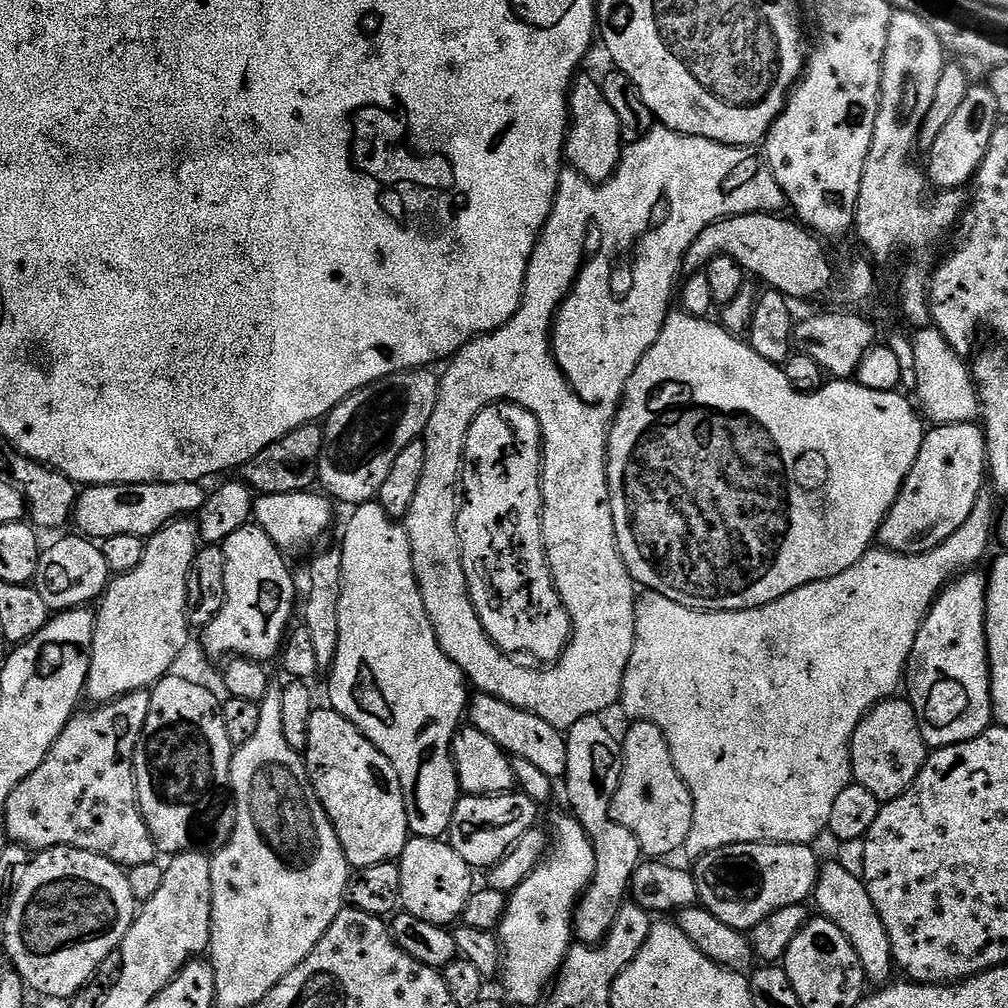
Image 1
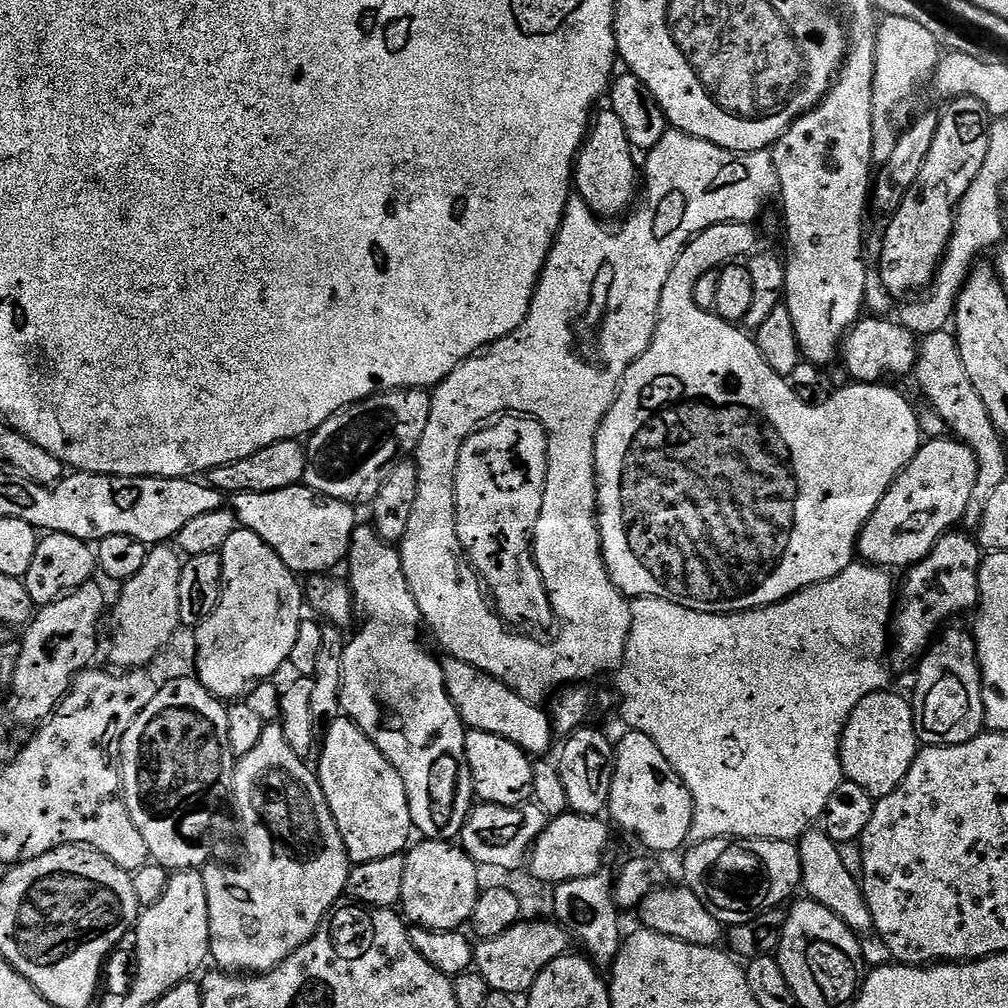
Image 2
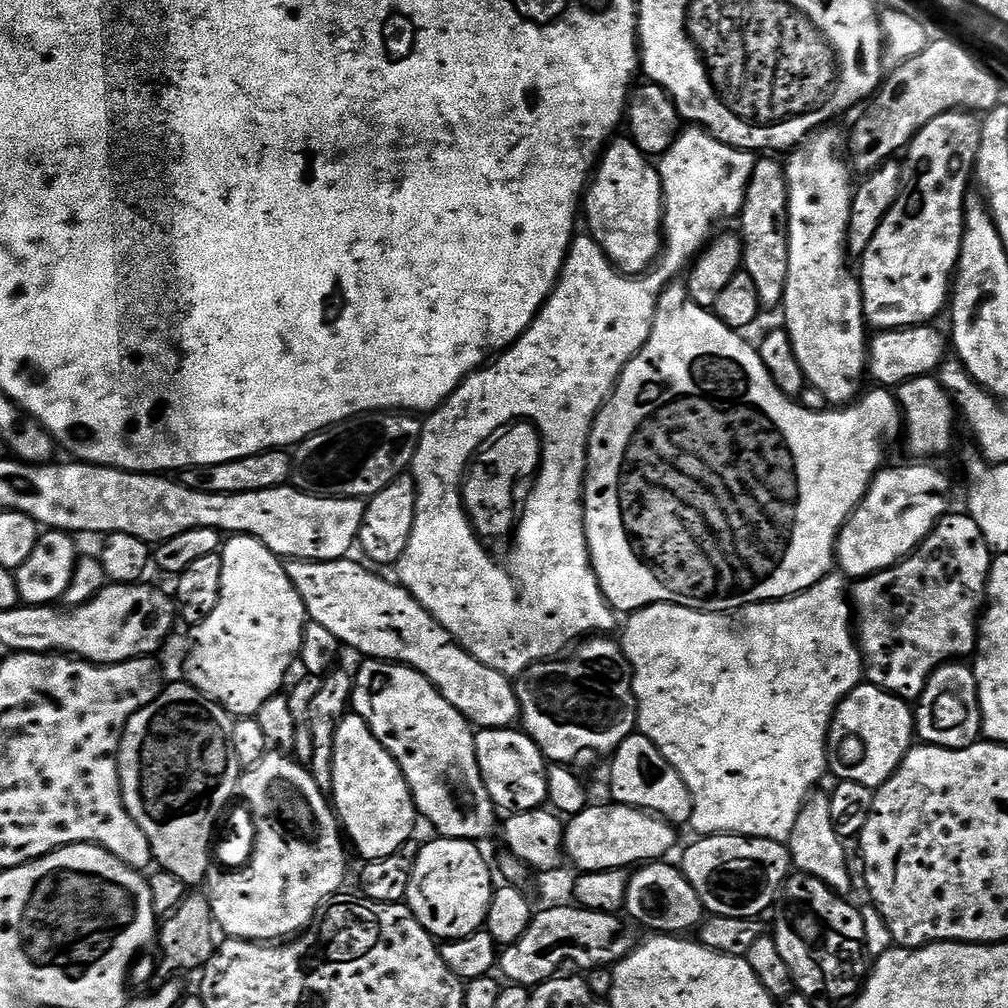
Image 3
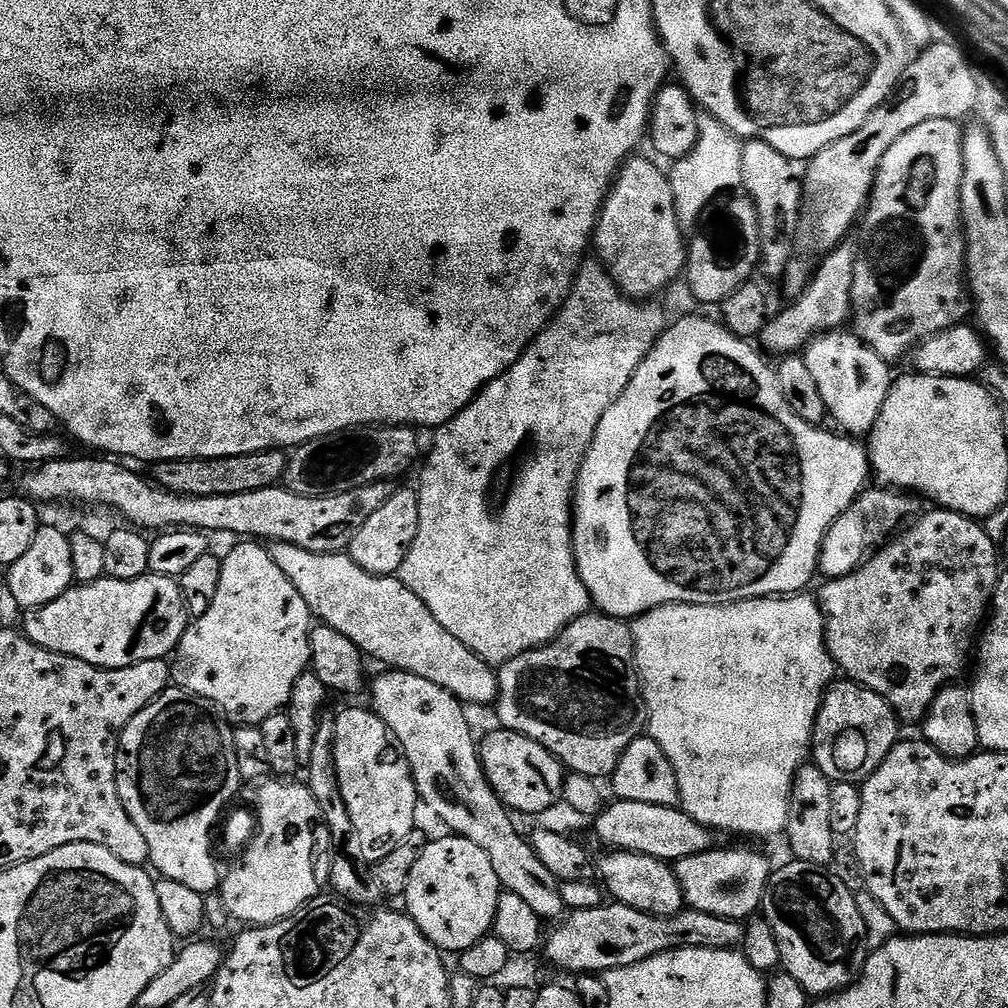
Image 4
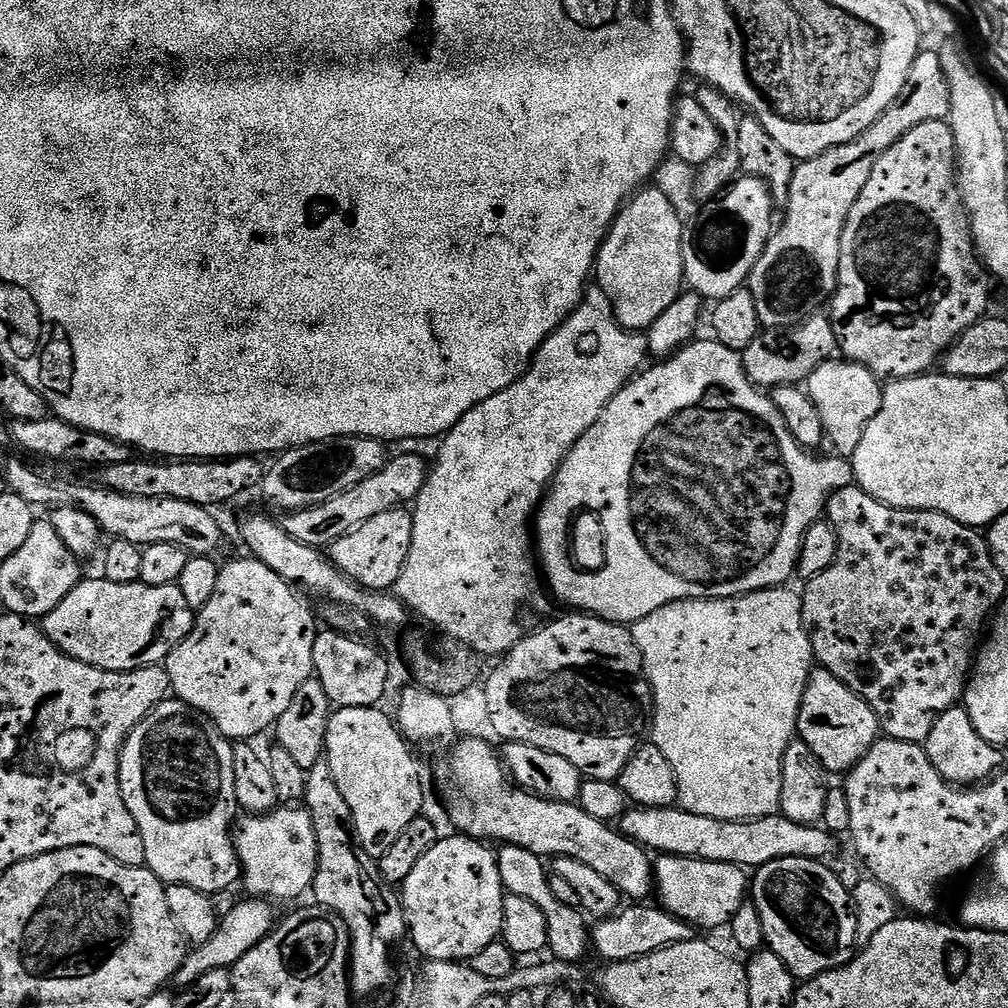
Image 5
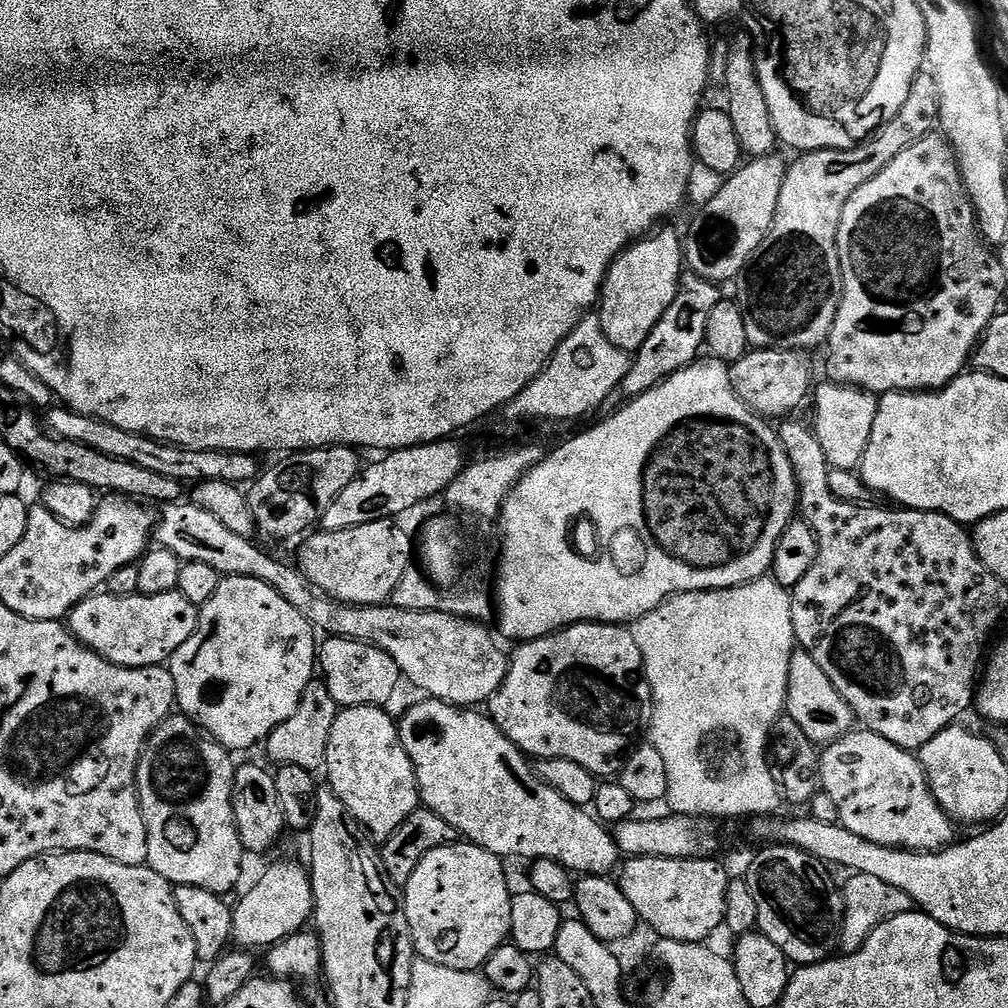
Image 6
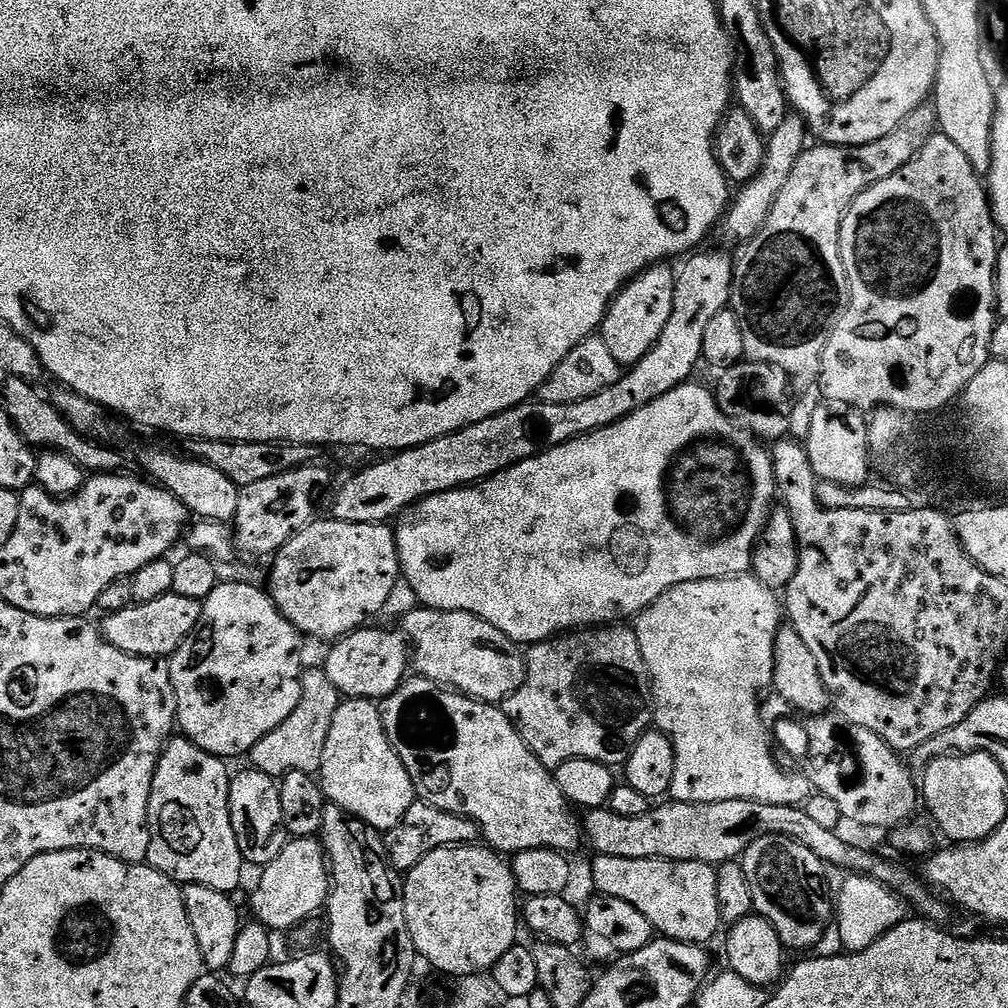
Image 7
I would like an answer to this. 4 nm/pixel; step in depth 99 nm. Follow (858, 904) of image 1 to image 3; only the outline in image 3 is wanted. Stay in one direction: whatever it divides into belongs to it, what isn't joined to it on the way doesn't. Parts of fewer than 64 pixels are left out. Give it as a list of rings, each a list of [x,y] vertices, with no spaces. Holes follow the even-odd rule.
[[[817,790],[808,797],[786,843],[788,855],[792,857],[793,869],[797,873],[818,878],[834,891],[848,894],[852,888],[852,876],[848,873],[848,856],[844,853],[845,841],[834,830],[834,818],[830,818],[830,795],[827,791]]]

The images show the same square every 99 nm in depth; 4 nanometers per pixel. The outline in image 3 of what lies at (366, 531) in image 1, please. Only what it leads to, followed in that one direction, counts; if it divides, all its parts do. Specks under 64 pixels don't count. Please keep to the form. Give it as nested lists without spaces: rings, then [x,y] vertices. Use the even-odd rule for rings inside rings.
[[[389,660],[363,661],[360,669],[355,669],[350,708],[355,715],[361,716],[370,726],[374,738],[382,742],[382,746],[398,762],[402,774],[408,780],[408,789],[412,792],[412,800],[416,804],[417,813],[424,816],[437,828],[439,835],[445,840],[470,840],[481,842],[498,828],[496,815],[498,809],[492,803],[490,794],[482,782],[482,774],[476,757],[476,737],[473,725],[467,718],[429,682],[418,670],[409,664],[392,664]]]

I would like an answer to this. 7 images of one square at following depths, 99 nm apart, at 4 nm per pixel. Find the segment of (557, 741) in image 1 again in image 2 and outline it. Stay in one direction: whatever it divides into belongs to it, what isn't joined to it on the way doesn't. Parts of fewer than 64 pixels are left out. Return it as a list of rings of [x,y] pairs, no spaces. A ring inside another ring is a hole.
[[[448,658],[443,661],[444,666],[444,686],[448,689],[448,697],[456,704],[456,709],[460,712],[460,718],[465,725],[473,732],[485,732],[486,734],[498,734],[510,742],[514,742],[523,749],[524,752],[533,757],[540,758],[552,748],[552,736],[554,737],[554,725],[551,715],[547,711],[540,709],[539,703],[522,698],[510,686],[506,686],[503,680],[496,680],[490,674],[478,670],[474,666],[462,660]]]

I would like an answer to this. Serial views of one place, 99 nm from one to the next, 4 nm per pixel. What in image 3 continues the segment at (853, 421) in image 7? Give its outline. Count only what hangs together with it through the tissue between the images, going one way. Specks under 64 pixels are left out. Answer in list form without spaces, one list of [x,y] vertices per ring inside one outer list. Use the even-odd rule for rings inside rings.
[[[825,126],[812,133],[803,144],[797,144],[787,156],[784,173],[788,175],[790,270],[786,274],[782,324],[790,334],[790,342],[794,342],[794,358],[798,358],[798,366],[802,366],[805,381],[811,387],[813,384],[829,400],[829,405],[847,406],[861,395],[864,371],[870,368],[870,332],[864,319],[864,299],[860,293],[857,273],[848,269],[848,227],[854,172],[845,159],[845,133],[840,133],[836,126]]]

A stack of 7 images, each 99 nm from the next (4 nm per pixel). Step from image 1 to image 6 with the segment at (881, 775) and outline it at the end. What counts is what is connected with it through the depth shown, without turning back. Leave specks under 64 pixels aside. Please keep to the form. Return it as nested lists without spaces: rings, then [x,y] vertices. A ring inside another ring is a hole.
[[[797,650],[790,658],[790,682],[788,683],[786,716],[787,719],[792,719],[791,723],[800,728],[802,734],[806,734],[806,738],[816,746],[833,744],[838,738],[846,735],[847,732],[853,731],[854,728],[852,708],[846,702],[846,698],[842,698],[842,694],[838,694],[838,690],[834,690],[834,682],[830,682],[830,678],[826,678],[822,666],[818,666],[818,662],[814,662],[810,653],[803,650]]]

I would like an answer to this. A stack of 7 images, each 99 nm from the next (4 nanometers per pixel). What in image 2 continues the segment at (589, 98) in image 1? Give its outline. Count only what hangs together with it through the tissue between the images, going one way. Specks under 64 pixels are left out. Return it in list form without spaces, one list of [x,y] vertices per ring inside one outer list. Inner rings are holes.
[[[610,110],[597,111],[574,165],[575,191],[590,211],[601,218],[620,218],[633,207],[638,196],[638,160],[636,164],[635,158],[618,114]]]

